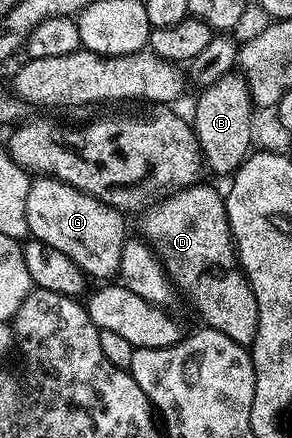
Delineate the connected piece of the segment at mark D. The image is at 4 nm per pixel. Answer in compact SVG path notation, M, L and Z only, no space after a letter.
M204 185L173 189L164 196L169 198L143 207L138 234L156 255L169 283L175 289L177 286L200 313L204 321L201 323L248 348L256 339L258 304L248 277L238 265L236 243L232 241L221 191L219 194L214 187Z

